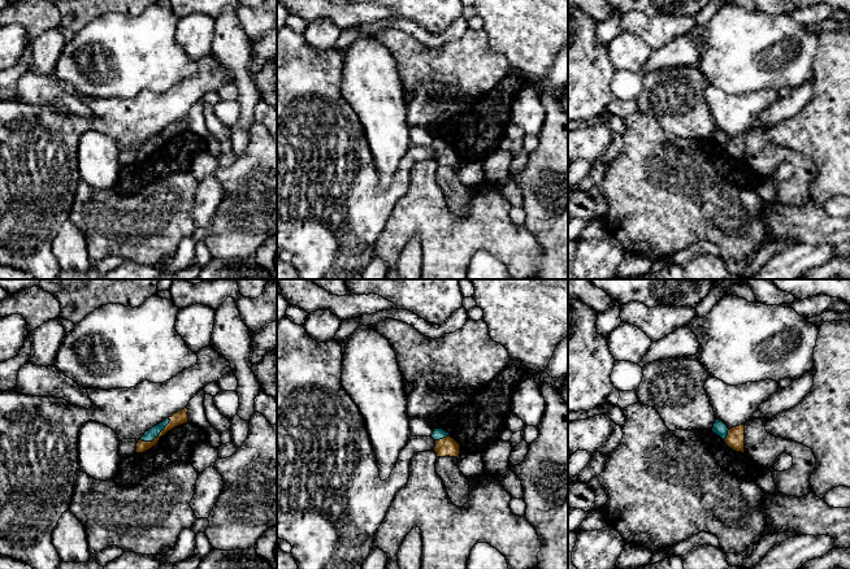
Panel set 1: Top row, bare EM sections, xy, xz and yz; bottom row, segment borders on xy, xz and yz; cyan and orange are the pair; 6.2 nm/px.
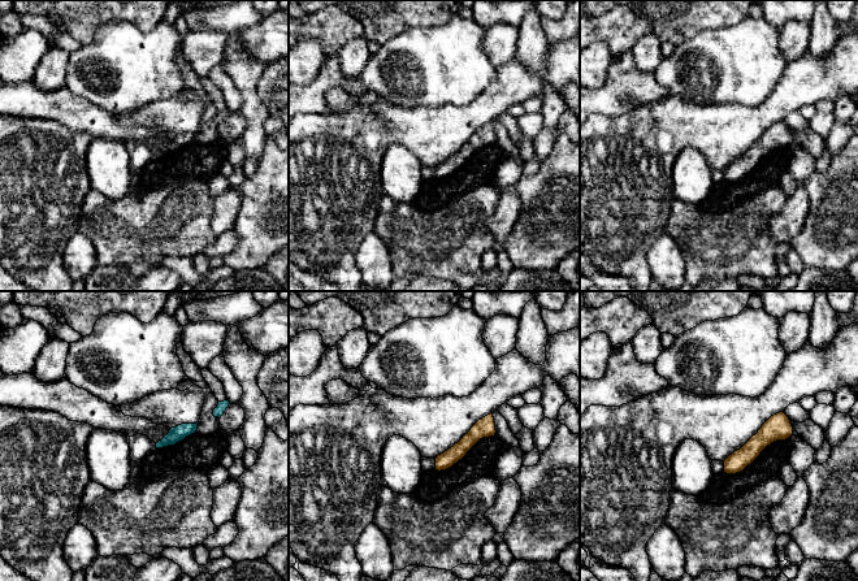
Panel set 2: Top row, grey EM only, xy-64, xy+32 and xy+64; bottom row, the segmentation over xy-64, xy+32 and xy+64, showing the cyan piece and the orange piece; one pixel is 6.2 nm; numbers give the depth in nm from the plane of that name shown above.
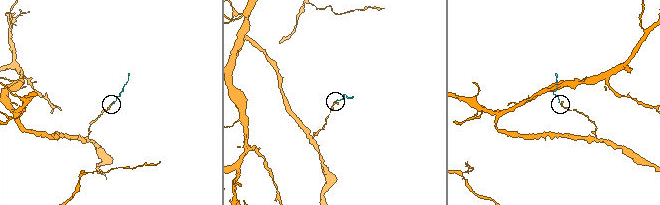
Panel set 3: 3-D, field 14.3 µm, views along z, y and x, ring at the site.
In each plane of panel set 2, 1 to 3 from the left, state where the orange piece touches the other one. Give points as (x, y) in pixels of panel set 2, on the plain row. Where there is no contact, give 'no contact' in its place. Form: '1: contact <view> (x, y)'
1: no contact
2: no contact
3: no contact

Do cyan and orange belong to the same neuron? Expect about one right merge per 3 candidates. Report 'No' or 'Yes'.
Yes

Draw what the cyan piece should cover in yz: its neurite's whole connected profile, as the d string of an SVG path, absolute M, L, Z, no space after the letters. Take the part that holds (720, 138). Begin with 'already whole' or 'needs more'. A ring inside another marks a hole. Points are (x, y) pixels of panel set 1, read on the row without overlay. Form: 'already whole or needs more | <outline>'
needs more | M716 127L712 142L720 145L733 160L745 162L745 134L729 138L723 130Z

